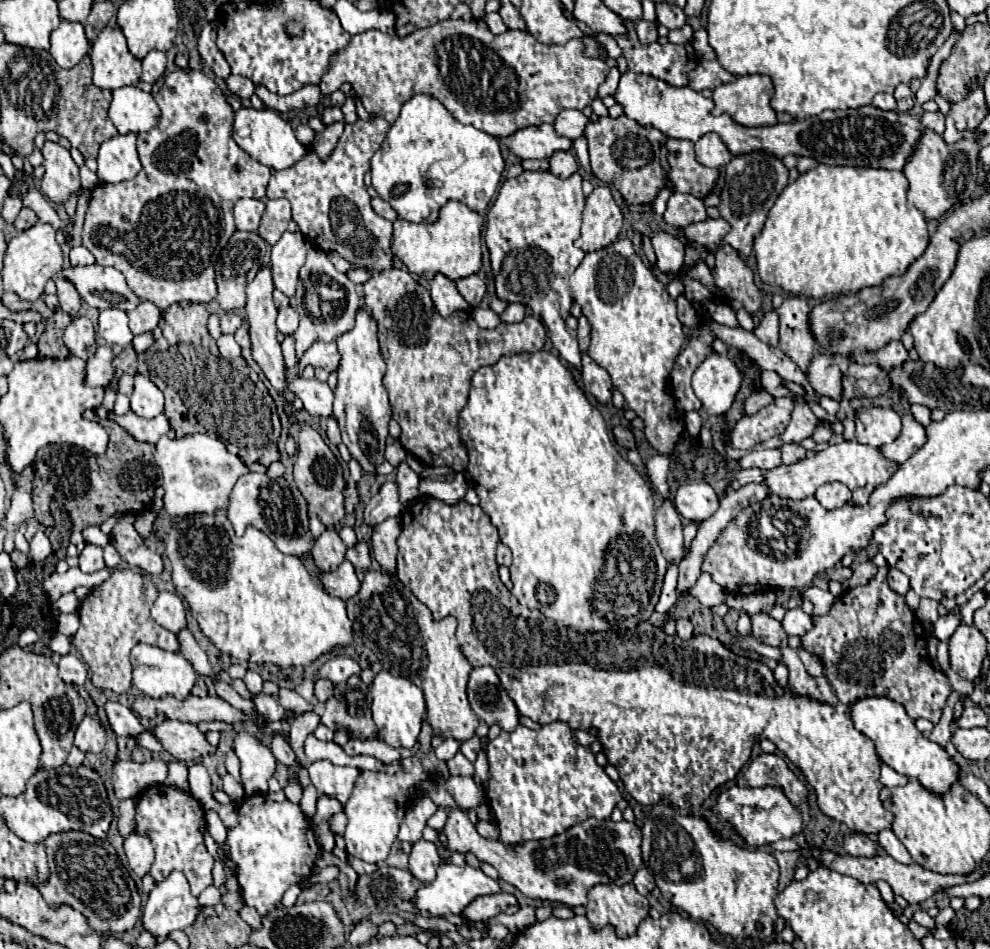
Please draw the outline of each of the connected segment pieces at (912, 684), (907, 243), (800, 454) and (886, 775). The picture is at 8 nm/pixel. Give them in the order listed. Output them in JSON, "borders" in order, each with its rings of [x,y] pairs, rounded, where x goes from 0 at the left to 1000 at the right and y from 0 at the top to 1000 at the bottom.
{"borders":[[[[889,599],[887,605],[875,617],[865,617],[855,622],[848,628],[848,632],[842,634],[842,639],[834,649],[820,649],[822,660],[810,670],[810,681],[814,687],[824,689],[830,695],[832,710],[851,742],[859,744],[861,740],[877,733],[893,733],[911,742],[921,759],[935,757],[941,763],[947,763],[956,736],[962,729],[960,717],[956,710],[943,706],[935,687],[935,668],[931,655],[915,639],[913,630],[899,622],[895,613],[895,605],[897,599]]],[[[826,173],[822,179],[808,183],[804,192],[796,194],[790,204],[784,209],[780,221],[776,223],[776,232],[772,236],[770,247],[764,251],[762,255],[762,268],[766,274],[766,289],[770,293],[770,297],[780,299],[780,301],[788,301],[790,306],[810,312],[810,314],[836,314],[836,312],[844,312],[844,310],[865,310],[869,308],[869,303],[875,301],[889,301],[897,291],[903,289],[913,289],[917,285],[917,280],[929,272],[937,259],[937,238],[935,238],[935,230],[933,226],[923,219],[917,209],[917,190],[911,181],[903,181],[903,179],[883,179],[883,177],[861,177],[861,175],[836,175],[836,173]]],[[[792,468],[788,476],[790,476],[790,489],[802,489],[814,481],[814,474],[808,468]]],[[[889,805],[889,824],[893,826],[893,828],[897,828],[897,830],[901,830],[901,828],[913,828],[915,824],[917,824],[917,820],[915,818],[911,818],[911,816],[907,816],[905,811],[901,811],[897,805]]]]}

